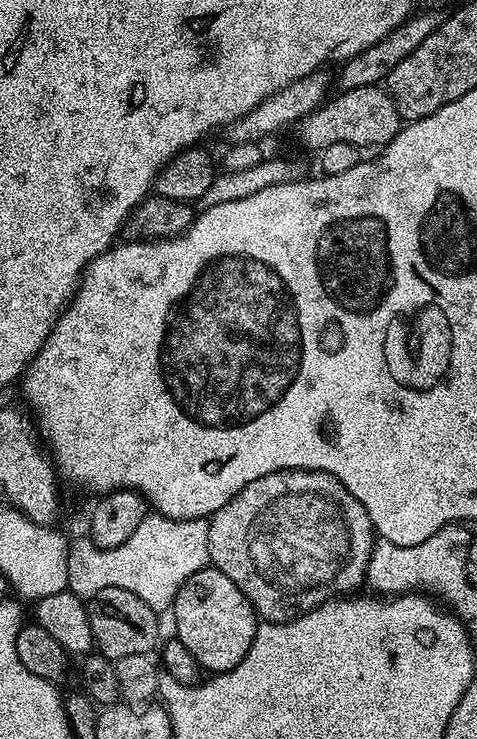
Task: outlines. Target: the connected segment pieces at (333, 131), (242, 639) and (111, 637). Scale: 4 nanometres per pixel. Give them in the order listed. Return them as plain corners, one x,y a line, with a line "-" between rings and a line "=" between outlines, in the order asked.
371,84
333,95
327,103
300,121
298,131
301,142
308,148
316,148
315,150
334,146
334,142
353,144
357,150
365,150
364,148
372,148
375,144
388,144
399,134
401,127
402,117
398,106
394,106
391,94
383,87
=
211,566
198,570
198,574
194,574
185,582
182,590
178,590
176,600
172,603
170,610
176,619
175,639
180,640
182,646
190,650
190,654
194,654
201,669
212,674
225,672
238,666
238,662
246,658
246,650
250,650
258,634
258,617
256,611
252,609
252,603
246,598
246,594
242,594
242,590
238,590
238,586
234,586
234,582
226,578
226,574
222,574
217,568
=
110,586
106,590
98,590
98,594
87,601
86,605
94,648
99,655
117,661
134,654
152,656
157,651
162,640
160,618
153,608
142,602
142,598
138,598
138,594
130,594
130,590
118,590
118,586

